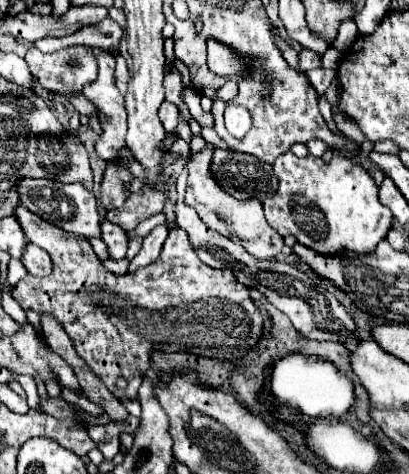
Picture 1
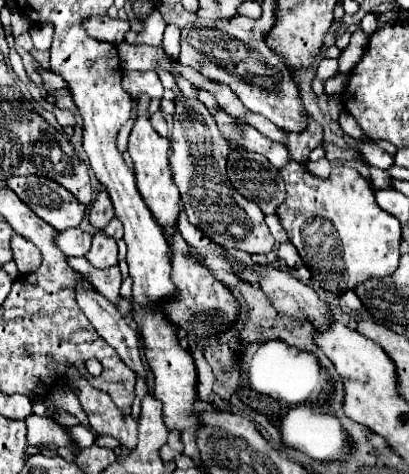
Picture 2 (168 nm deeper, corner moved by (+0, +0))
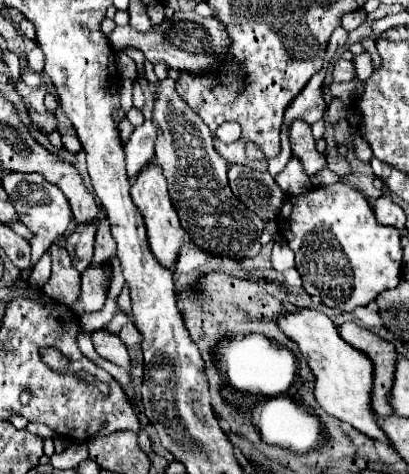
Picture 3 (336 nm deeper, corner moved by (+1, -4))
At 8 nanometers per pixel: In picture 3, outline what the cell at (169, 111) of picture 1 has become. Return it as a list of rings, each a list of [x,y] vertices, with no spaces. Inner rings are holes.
[[[145,119],[145,123],[141,127],[135,127],[131,139],[123,145],[129,177],[135,177],[145,163],[153,161],[155,139],[157,139],[157,127],[153,125],[151,119]]]

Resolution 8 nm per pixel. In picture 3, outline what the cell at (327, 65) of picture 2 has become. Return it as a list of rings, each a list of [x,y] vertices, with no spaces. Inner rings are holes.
[[[345,59],[335,61],[331,75],[333,75],[333,83],[351,81],[353,79],[353,61],[345,61]]]

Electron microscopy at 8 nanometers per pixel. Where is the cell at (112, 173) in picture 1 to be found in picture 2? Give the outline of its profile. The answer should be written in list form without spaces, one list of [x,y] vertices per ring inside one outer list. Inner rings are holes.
[[[102,189],[96,197],[96,201],[88,209],[88,221],[94,229],[102,231],[108,225],[110,219],[114,219],[114,207],[112,207],[112,201],[110,201],[108,193]]]

